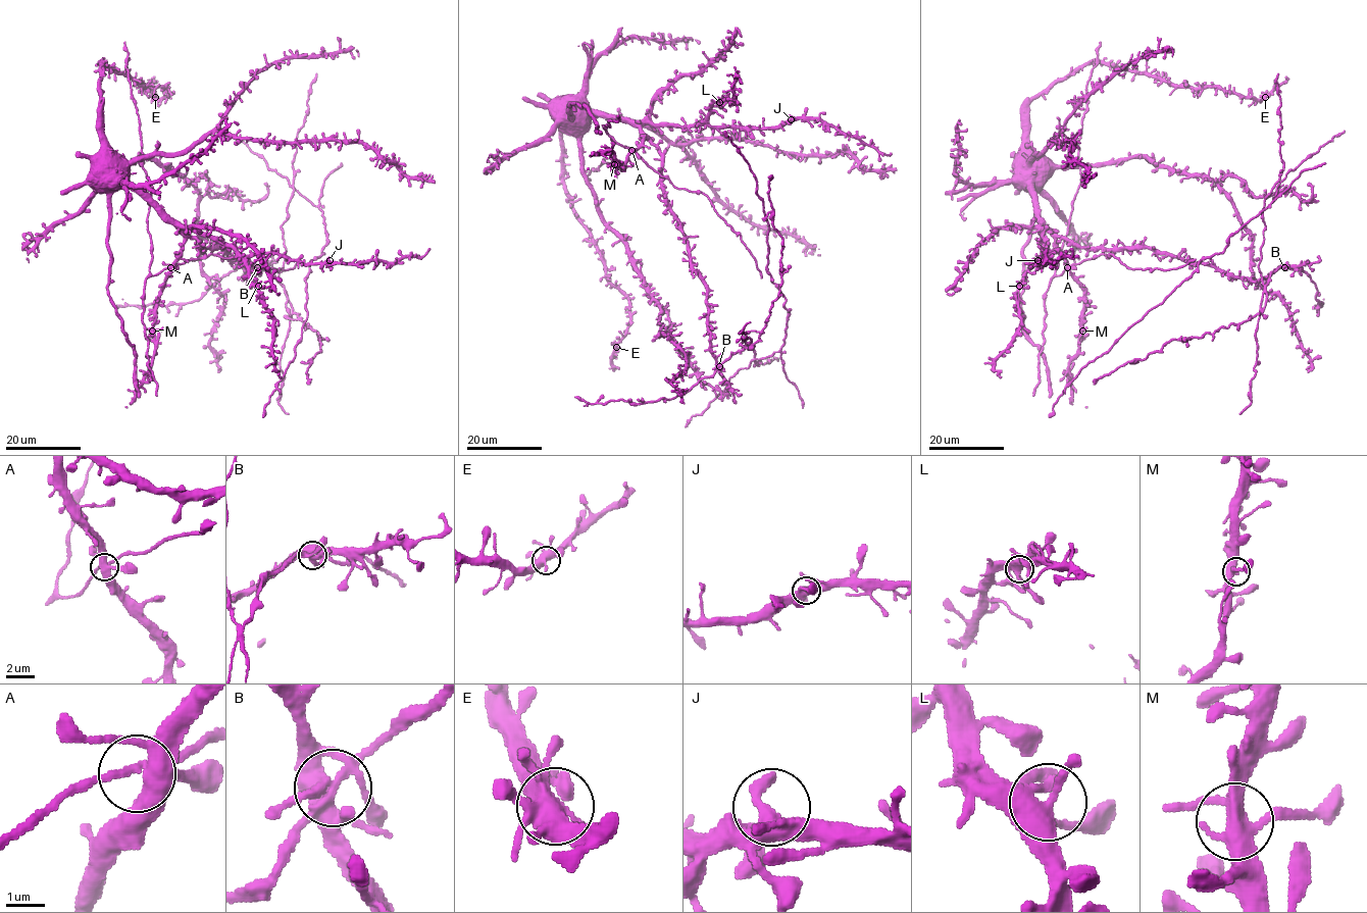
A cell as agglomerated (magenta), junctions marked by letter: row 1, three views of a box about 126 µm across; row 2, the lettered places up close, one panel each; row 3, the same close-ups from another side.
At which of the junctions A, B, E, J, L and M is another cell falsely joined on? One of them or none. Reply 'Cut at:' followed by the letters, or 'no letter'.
Cut at: B

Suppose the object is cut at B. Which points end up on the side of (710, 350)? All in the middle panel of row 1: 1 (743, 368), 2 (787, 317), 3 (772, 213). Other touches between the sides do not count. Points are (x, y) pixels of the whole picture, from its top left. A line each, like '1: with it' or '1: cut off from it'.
1: with it
2: with it
3: cut off from it

